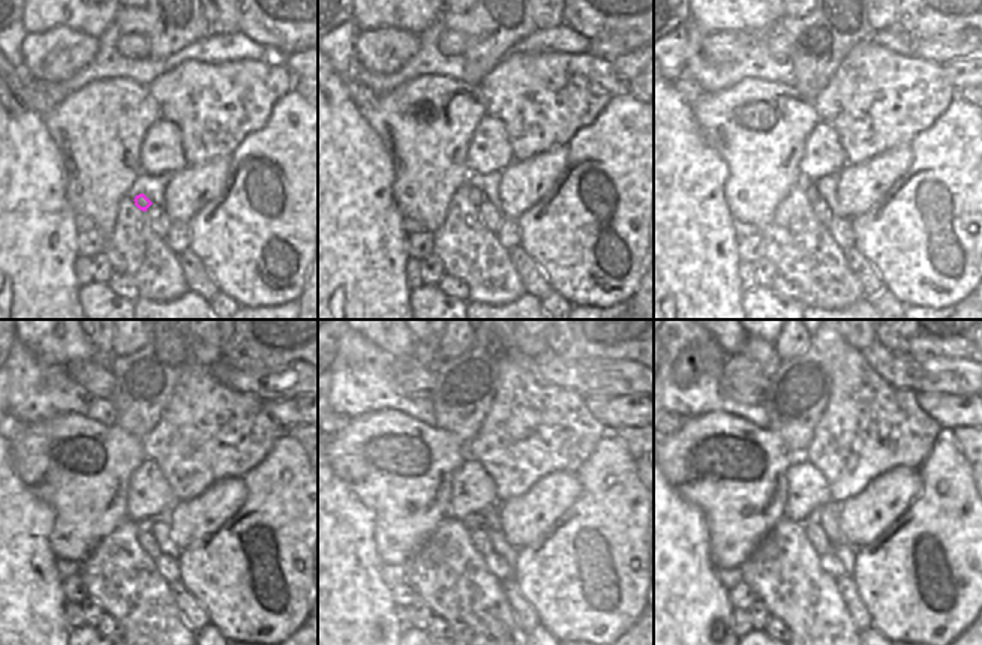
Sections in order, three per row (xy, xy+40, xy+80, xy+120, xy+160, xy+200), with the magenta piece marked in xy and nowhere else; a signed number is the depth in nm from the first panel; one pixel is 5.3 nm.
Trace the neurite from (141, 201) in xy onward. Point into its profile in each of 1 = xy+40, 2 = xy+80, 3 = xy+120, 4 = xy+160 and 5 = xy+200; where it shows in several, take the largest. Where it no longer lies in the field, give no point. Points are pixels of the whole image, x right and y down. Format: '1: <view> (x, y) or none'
1: xy+40 (476, 197)
2: xy+80 (811, 194)
3: xy+120 (144, 525)
4: xy+160 (476, 519)
5: xy+200 (814, 515)

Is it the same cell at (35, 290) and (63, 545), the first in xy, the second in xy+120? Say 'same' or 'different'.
different

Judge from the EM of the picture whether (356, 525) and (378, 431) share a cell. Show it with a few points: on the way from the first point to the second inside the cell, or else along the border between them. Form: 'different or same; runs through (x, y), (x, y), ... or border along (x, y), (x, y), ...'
different; border along (336, 476), (374, 512), (375, 533)

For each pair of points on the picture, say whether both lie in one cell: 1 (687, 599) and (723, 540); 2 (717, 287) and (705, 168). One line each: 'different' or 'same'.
1: different
2: same

